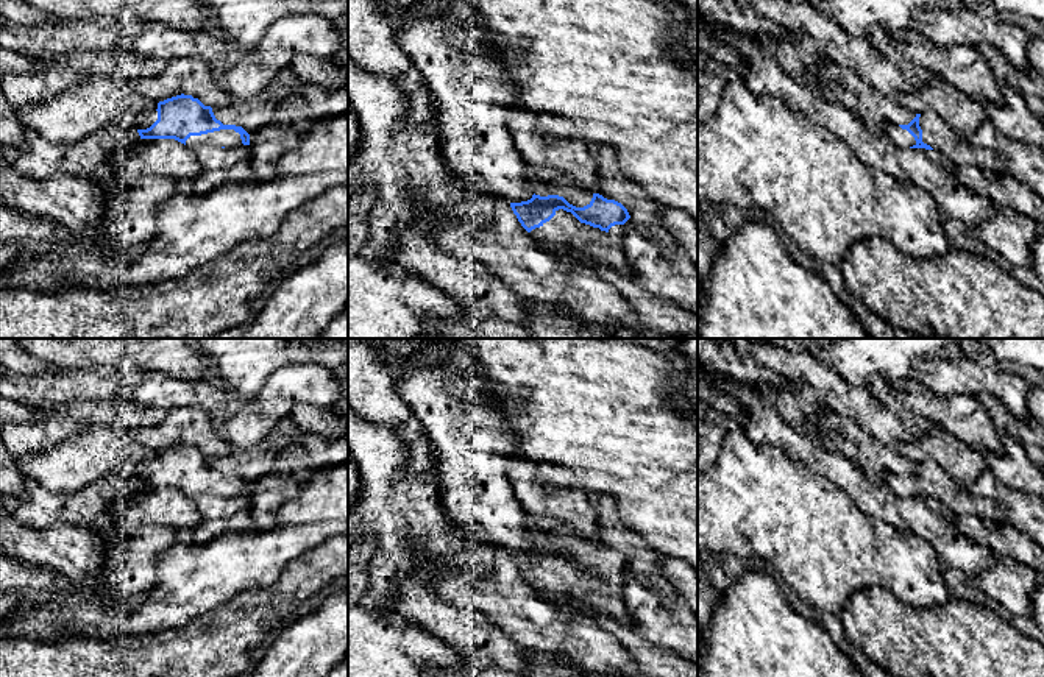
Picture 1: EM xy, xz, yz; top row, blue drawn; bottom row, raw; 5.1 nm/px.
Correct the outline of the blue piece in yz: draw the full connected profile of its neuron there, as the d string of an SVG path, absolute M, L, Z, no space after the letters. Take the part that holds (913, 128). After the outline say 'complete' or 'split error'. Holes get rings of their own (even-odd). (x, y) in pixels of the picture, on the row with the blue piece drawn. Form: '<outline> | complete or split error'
M932 109L916 114L908 125L885 125L880 131L897 147L936 150L955 167L972 165L980 170L1007 173L1005 162L991 150L972 145Z | split error

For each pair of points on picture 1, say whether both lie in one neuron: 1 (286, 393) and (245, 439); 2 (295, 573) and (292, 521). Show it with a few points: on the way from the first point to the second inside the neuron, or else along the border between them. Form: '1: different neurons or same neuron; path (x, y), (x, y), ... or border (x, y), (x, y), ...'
1: same neuron; path (275, 404), (252, 428)
2: different neurons; border (326, 542), (295, 557), (280, 577), (269, 585)

